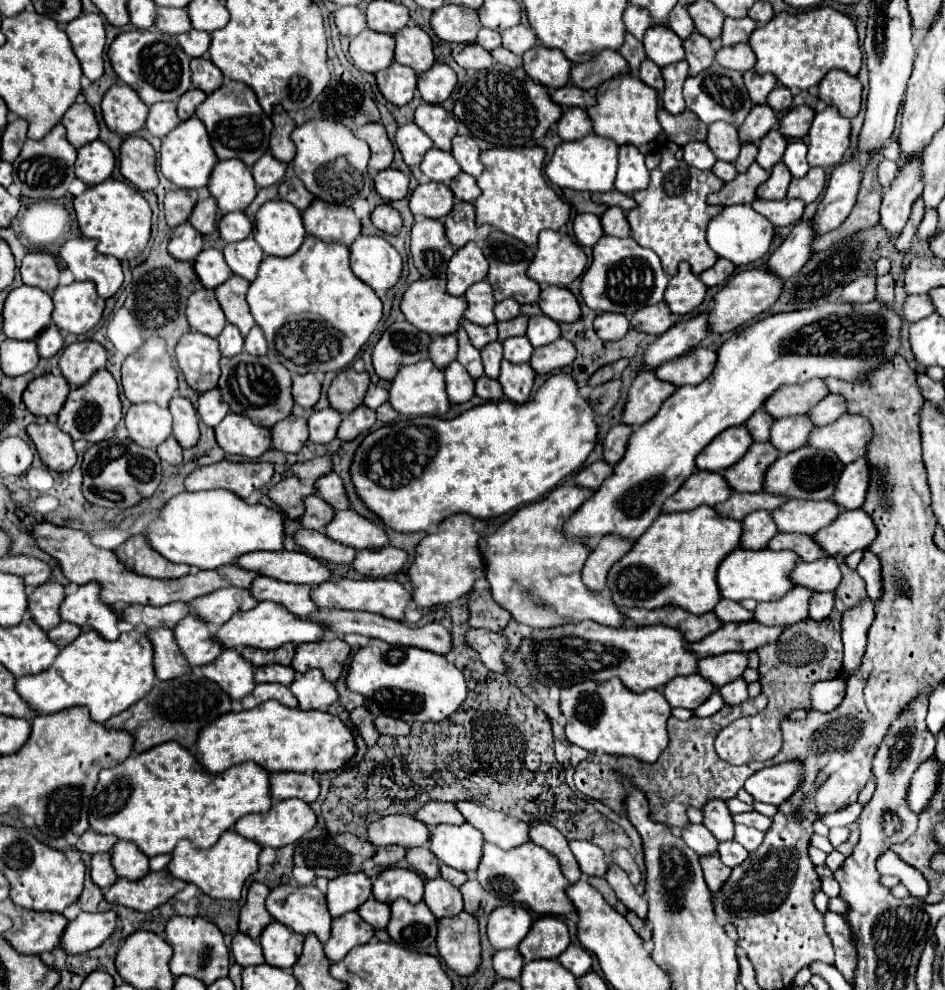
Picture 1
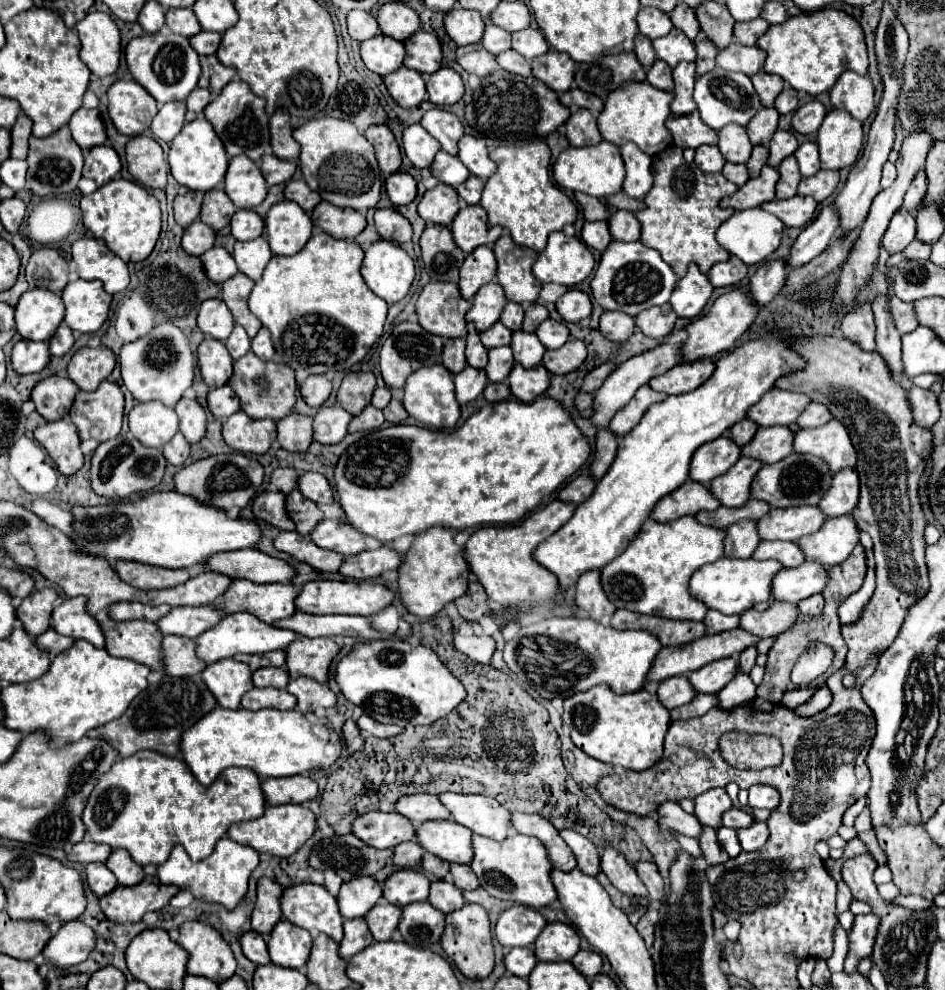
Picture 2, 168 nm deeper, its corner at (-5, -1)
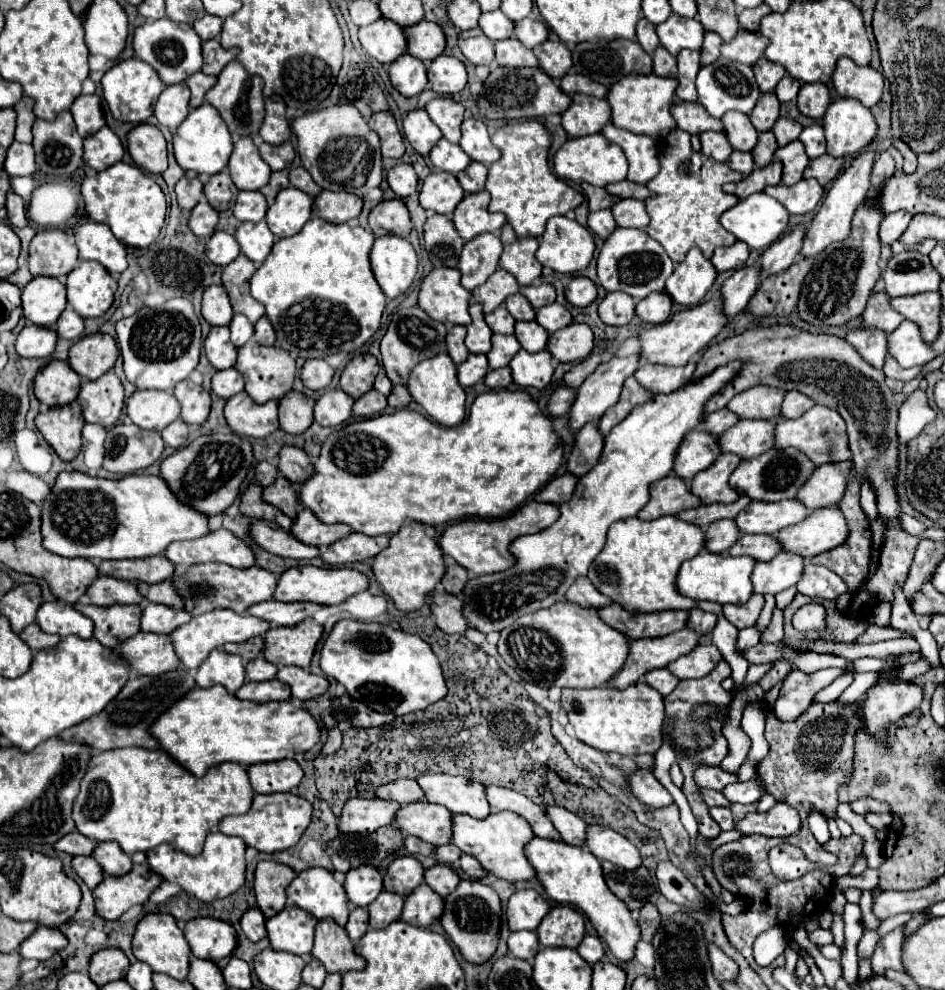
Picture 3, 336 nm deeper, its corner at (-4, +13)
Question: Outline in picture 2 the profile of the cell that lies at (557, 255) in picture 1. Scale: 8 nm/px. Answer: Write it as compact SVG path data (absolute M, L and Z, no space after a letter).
M551 233L547 247L539 253L533 265L533 275L541 283L559 283L573 287L587 279L593 271L595 259L589 247L577 237L567 237L565 233Z

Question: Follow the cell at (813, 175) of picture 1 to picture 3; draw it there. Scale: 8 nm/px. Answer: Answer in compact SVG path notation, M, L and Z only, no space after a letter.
M822 155L818 159L812 159L804 171L804 179L810 179L814 177L822 187L828 185L830 181L834 181L840 173L844 165L844 159L838 159L838 157L828 157L828 155Z

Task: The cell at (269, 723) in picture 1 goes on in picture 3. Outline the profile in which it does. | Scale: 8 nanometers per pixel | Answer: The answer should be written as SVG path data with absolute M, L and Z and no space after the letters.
M222 685L194 689L180 699L156 725L152 725L160 745L192 775L204 777L212 765L234 761L240 765L280 761L312 749L320 741L320 725L304 707L288 701L242 701Z

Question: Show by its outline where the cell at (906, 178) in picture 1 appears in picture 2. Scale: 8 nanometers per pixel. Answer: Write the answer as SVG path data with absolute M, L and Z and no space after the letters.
M901 209L893 215L883 235L883 247L887 249L887 253L895 255L903 251L913 239L915 239L915 217L907 209Z

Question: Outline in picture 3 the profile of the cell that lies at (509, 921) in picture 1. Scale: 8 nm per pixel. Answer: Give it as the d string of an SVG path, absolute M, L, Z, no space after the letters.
M534 889L516 891L506 907L510 931L522 931L522 929L536 931L548 909L550 909L548 901L542 899L542 895L538 895Z

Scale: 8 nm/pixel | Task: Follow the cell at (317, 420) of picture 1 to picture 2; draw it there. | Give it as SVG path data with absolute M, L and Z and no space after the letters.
M321 407L313 419L313 439L323 445L333 445L331 441L341 441L347 435L347 427L353 415L345 413L341 407Z

